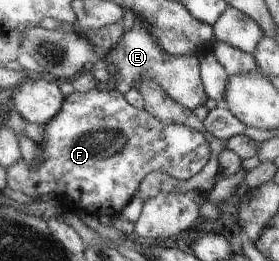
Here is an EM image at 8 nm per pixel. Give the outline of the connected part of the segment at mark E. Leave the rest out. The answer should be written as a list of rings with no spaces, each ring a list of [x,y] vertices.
[[[135,16],[135,22],[132,29],[119,41],[119,45],[113,47],[111,55],[105,63],[110,73],[110,81],[115,77],[114,67],[117,69],[117,83],[115,89],[120,91],[124,96],[129,95],[134,85],[141,78],[153,78],[159,82],[159,85],[167,92],[167,95],[180,103],[183,107],[193,111],[199,105],[205,105],[209,98],[205,91],[201,76],[200,63],[197,55],[194,53],[183,54],[181,56],[169,55],[154,40],[146,24]]]

